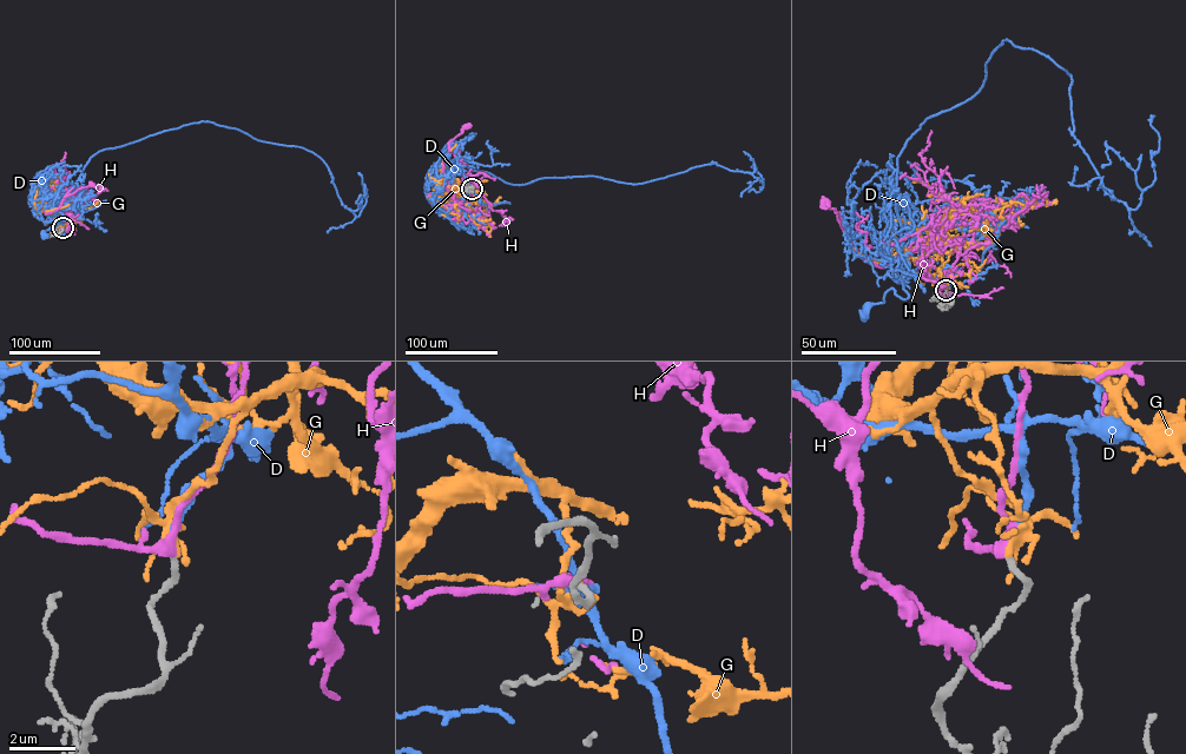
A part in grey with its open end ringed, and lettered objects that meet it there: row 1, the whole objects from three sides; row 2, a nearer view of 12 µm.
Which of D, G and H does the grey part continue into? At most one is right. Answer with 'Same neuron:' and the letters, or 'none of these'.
Same neuron: D

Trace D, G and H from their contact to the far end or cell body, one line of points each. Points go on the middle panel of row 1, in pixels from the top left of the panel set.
D: (472, 189), (459, 169), (456, 172), (460, 173), (460, 170), (448, 165), (446, 156)
G: (472, 189), (455, 191), (443, 186), (440, 197), (453, 209), (479, 211), (487, 220), (486, 231), (491, 226)
H: (472, 189), (470, 196), (449, 191), (441, 174), (449, 150), (448, 144), (472, 125)

